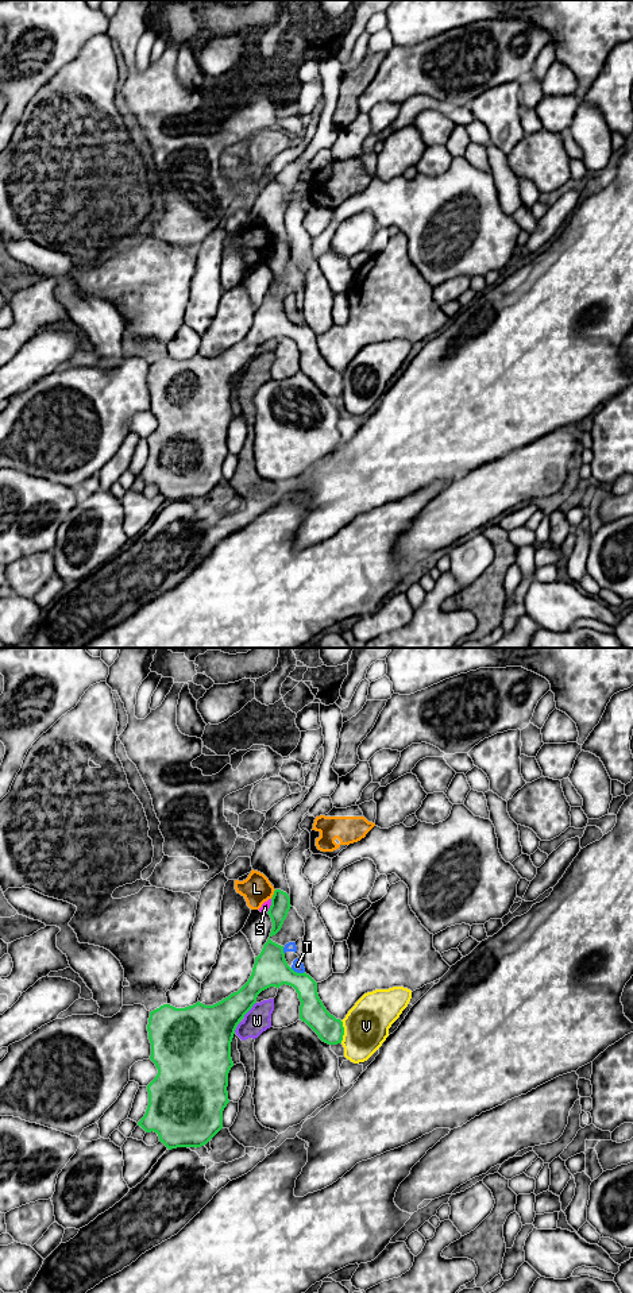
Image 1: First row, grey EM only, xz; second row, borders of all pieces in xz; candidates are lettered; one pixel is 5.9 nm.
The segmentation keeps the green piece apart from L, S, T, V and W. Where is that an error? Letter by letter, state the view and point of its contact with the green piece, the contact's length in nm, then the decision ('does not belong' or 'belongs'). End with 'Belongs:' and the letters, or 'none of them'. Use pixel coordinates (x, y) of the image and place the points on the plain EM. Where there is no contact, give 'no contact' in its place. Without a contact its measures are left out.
L: contact xz (274, 246); length 70 nm; does not belong
S: contact xz (270, 258); length 90 nm; does not belong
T: contact xz (296, 324); length 90 nm; does not belong
V: contact xz (343, 383); length 140 nm; does not belong
W: contact xz (250, 361); length 120 nm; does not belong
Belongs: none of them

